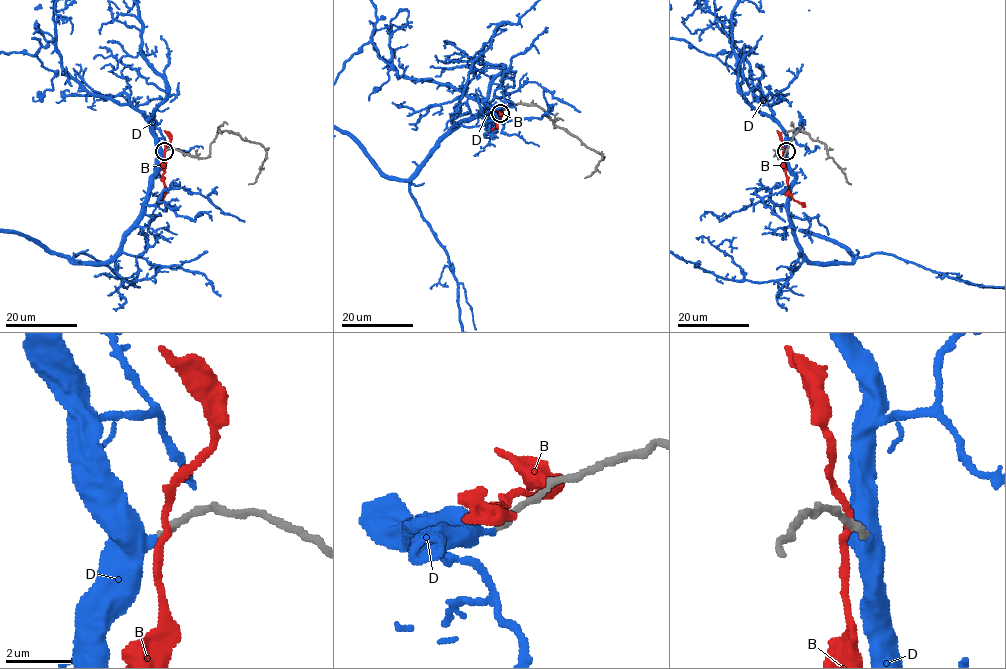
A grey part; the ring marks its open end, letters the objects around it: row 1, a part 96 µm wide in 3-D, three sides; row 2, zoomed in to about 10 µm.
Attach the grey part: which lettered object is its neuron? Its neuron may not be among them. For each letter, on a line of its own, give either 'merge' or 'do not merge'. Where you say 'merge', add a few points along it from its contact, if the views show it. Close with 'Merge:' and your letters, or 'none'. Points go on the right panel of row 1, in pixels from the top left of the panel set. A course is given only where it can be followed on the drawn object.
B: do not merge
D: merge
Merge: D

